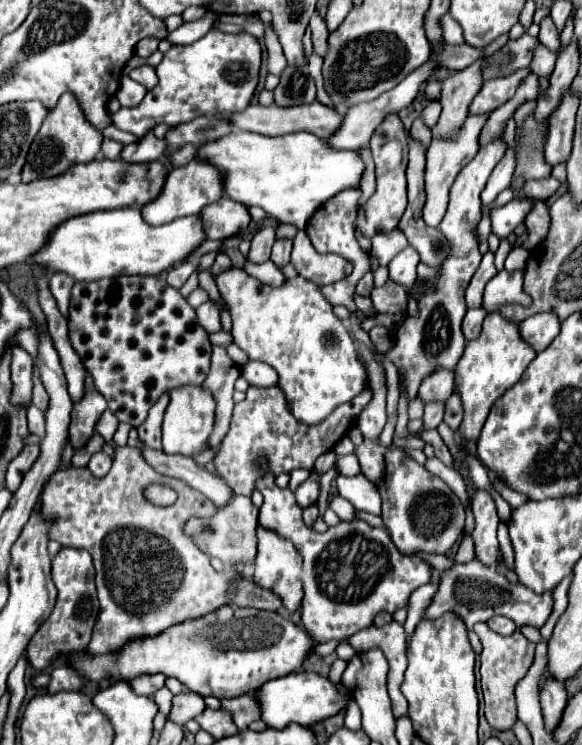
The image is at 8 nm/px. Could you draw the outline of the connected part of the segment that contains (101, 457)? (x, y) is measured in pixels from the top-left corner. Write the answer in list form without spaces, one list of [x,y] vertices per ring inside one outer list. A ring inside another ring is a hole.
[[[99,451],[99,453],[95,453],[95,455],[91,457],[91,461],[87,463],[87,469],[89,469],[95,477],[105,477],[105,475],[109,473],[109,469],[111,469],[111,457],[109,457],[107,453]]]

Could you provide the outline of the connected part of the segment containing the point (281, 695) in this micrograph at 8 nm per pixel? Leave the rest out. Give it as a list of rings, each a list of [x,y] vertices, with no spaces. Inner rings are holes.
[[[299,671],[279,679],[271,679],[255,691],[255,701],[261,707],[261,721],[275,729],[283,729],[289,723],[311,727],[327,717],[337,715],[341,709],[347,707],[347,697],[343,697],[329,679],[311,671]]]

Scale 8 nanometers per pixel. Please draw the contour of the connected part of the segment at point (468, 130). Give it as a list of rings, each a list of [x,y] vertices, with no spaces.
[[[471,115],[465,119],[457,139],[453,141],[439,141],[433,139],[429,149],[427,149],[427,169],[425,169],[425,187],[427,187],[427,203],[423,207],[423,221],[429,227],[437,227],[447,211],[447,201],[449,201],[449,189],[459,175],[459,171],[477,155],[479,151],[479,133],[487,121],[487,115]]]

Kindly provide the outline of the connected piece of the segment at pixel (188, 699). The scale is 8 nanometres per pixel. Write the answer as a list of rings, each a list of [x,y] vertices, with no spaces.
[[[179,693],[173,697],[173,707],[169,711],[169,721],[185,725],[189,719],[199,715],[205,709],[203,697],[197,693]]]

